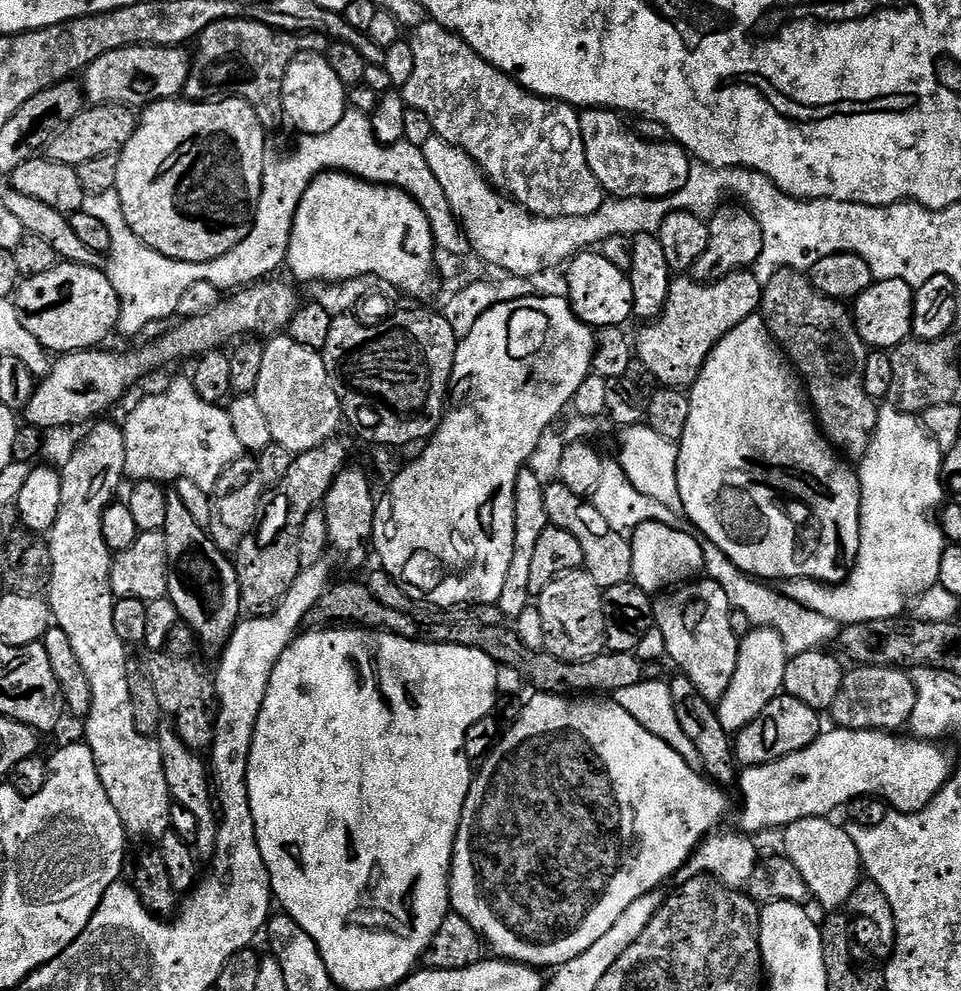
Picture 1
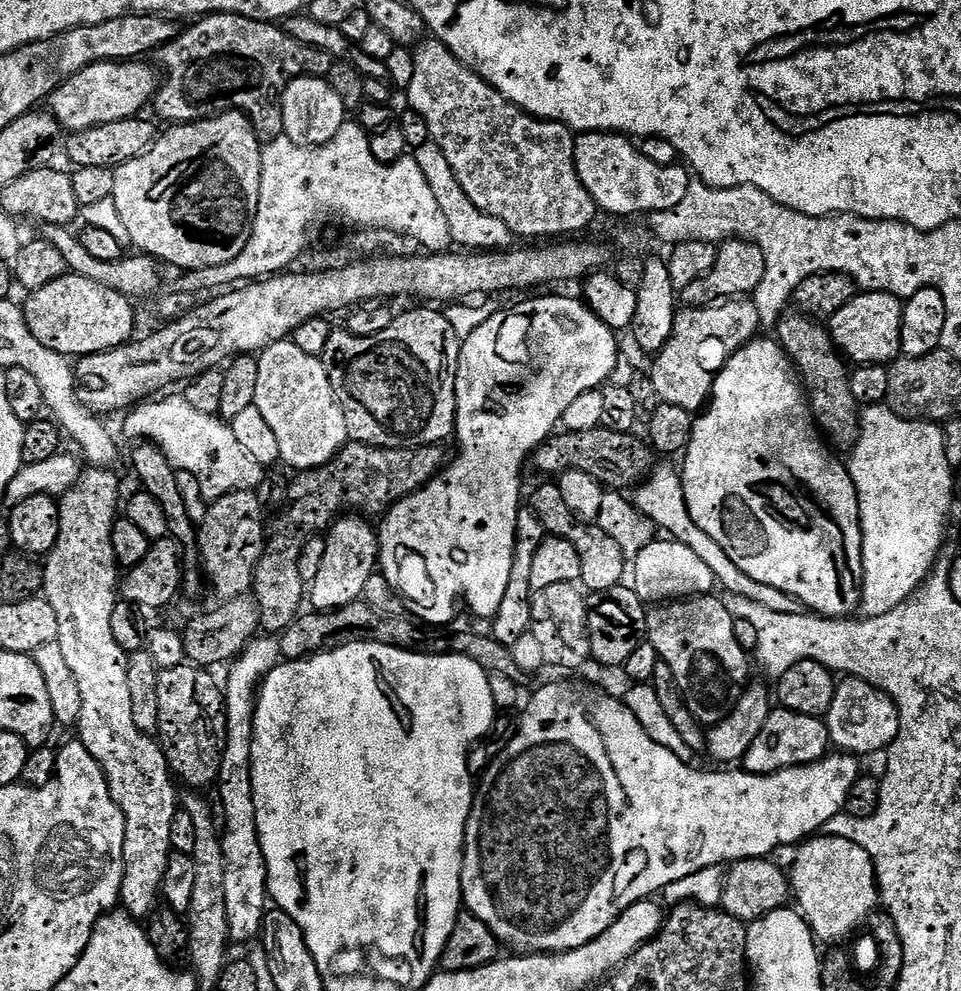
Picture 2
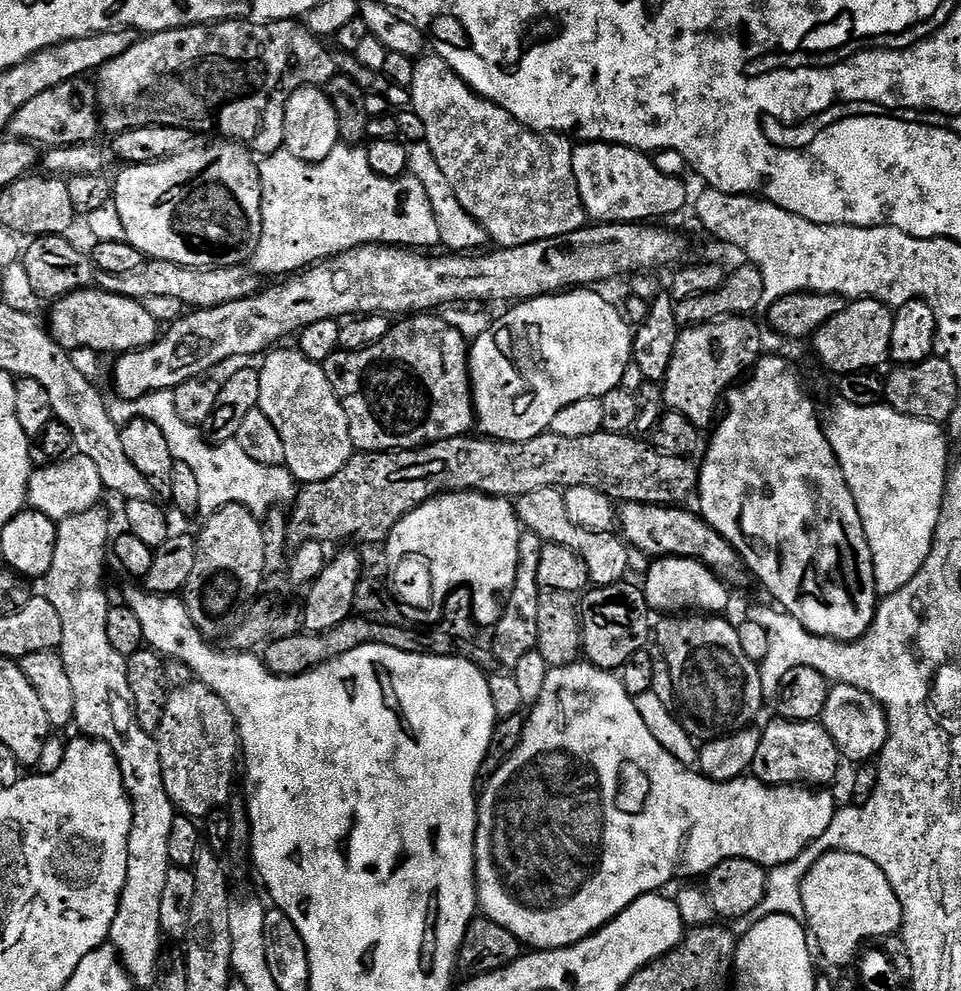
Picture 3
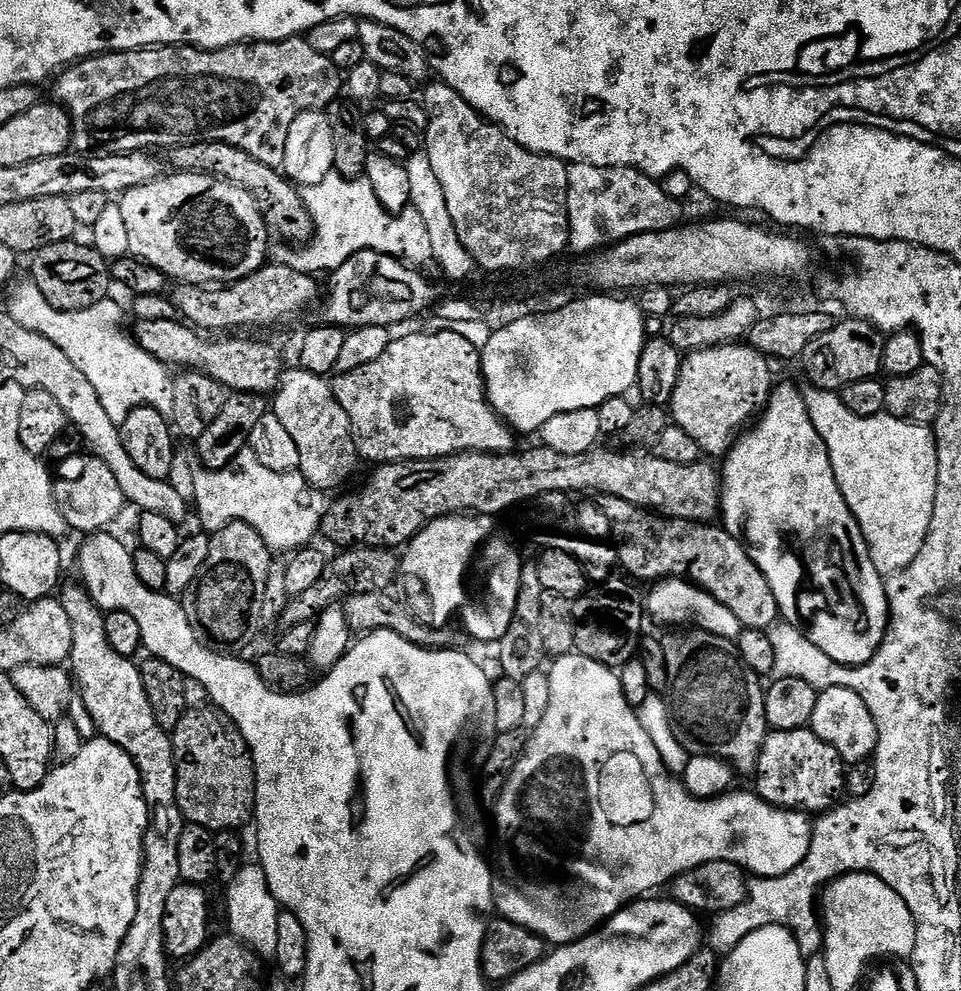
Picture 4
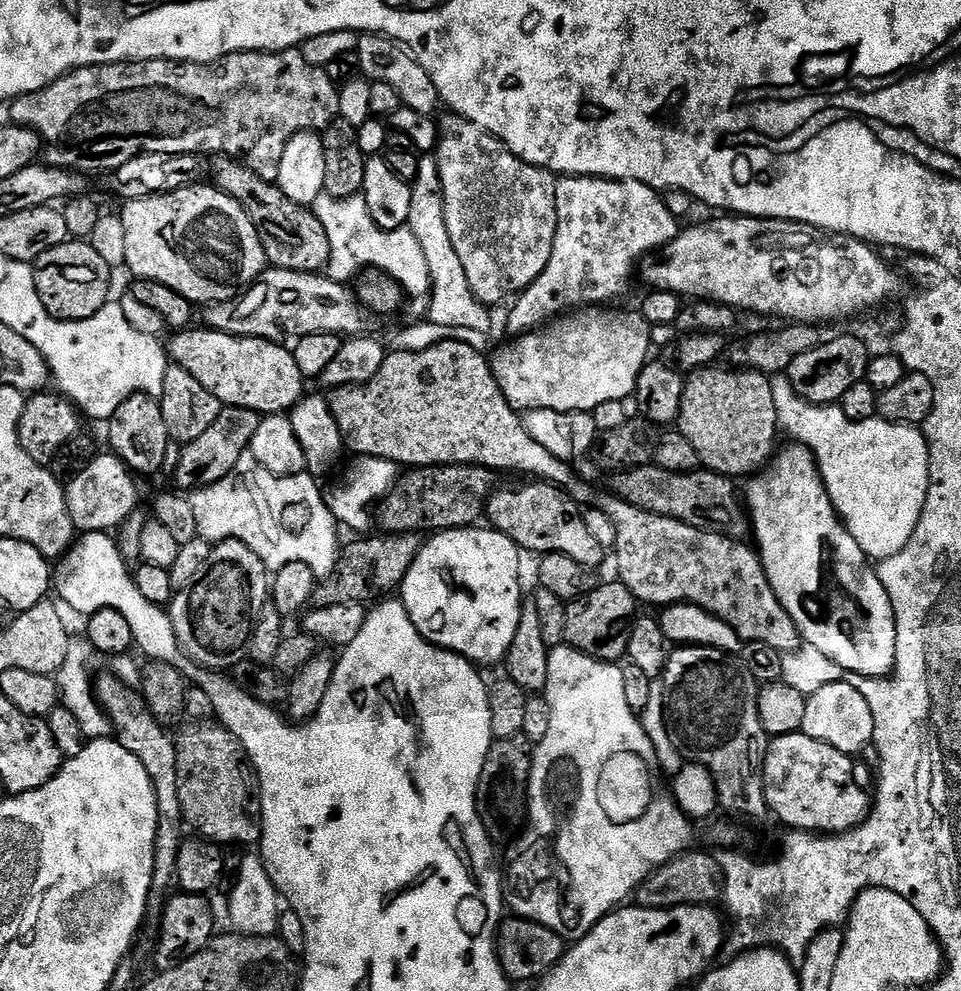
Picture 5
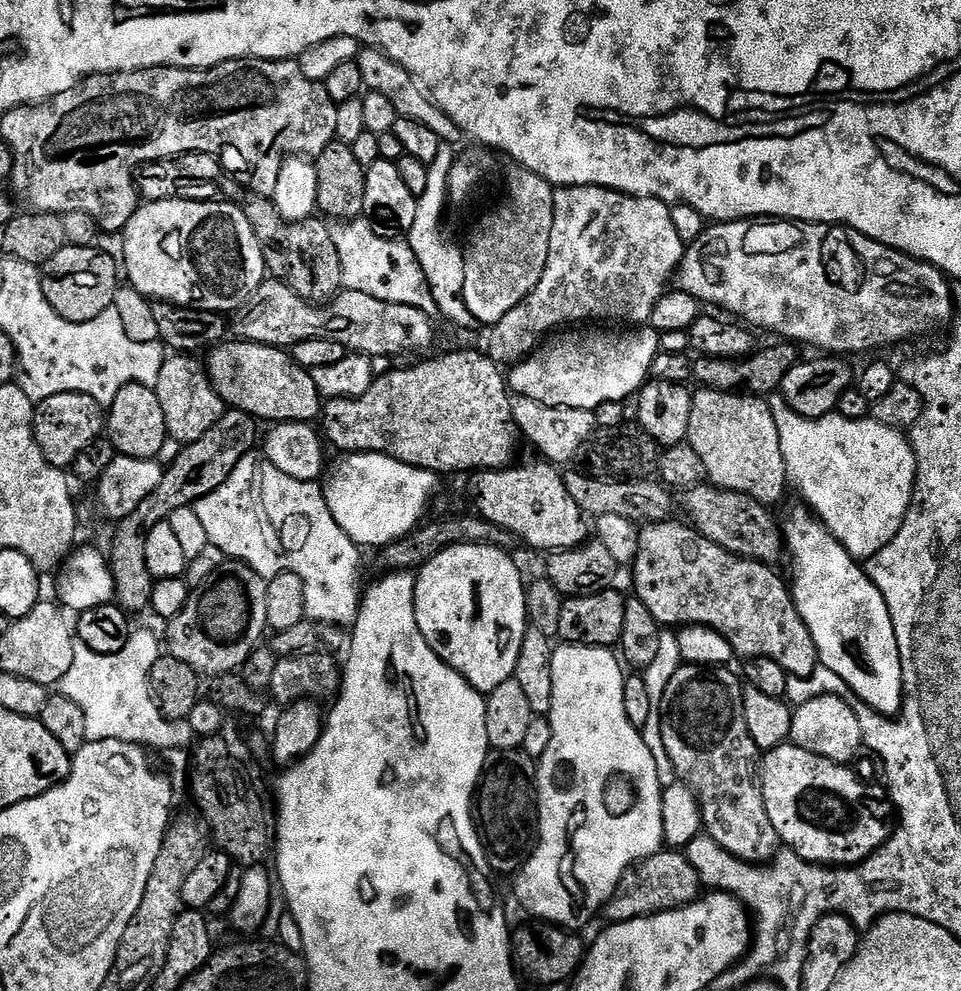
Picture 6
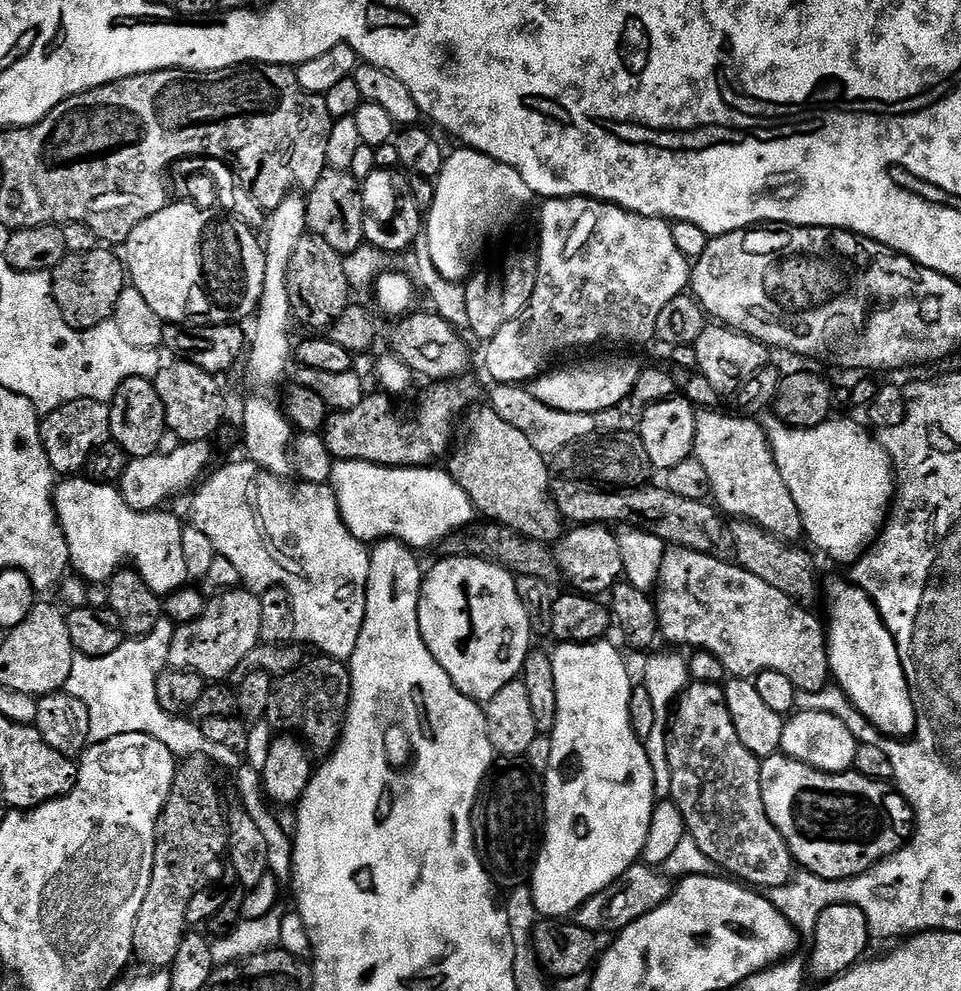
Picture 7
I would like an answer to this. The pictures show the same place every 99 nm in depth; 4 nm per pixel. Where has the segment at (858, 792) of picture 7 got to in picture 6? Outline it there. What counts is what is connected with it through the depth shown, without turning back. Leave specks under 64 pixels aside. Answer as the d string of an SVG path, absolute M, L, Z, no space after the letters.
M791 742L763 753L758 775L766 814L770 814L770 822L774 822L779 843L795 856L801 856L807 864L855 866L881 848L890 835L894 824L894 805L889 793L880 787L870 789L868 796L864 796L863 782L850 769L848 764L835 764Z

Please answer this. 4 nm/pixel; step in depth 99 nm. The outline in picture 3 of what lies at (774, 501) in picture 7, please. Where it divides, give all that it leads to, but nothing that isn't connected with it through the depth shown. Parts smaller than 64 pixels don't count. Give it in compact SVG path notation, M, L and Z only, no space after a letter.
M726 316L722 320L712 321L711 324L699 324L693 328L683 329L674 346L674 358L670 358L670 370L666 370L666 378L662 381L665 404L663 407L682 414L701 430L711 429L717 419L716 407L719 404L721 407L726 393L737 381L747 377L760 361L760 357L765 355L762 328L754 321L755 319L746 316Z

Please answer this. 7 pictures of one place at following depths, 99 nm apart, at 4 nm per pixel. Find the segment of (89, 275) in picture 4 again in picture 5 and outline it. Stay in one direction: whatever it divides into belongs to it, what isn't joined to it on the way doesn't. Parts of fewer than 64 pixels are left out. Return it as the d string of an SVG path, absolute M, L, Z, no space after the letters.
M72 238L62 246L54 246L54 250L46 250L46 254L42 254L34 262L32 273L38 298L42 298L42 306L46 306L48 313L58 320L85 320L98 314L98 310L102 310L102 306L109 303L108 291L112 288L112 268L108 265L107 258L90 245L91 243Z

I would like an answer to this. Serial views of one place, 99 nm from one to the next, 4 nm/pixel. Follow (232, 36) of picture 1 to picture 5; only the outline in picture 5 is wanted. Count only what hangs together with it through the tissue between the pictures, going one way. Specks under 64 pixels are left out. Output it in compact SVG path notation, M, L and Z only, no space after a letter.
M286 48L283 52L235 52L232 56L224 56L220 60L213 60L211 64L187 64L185 60L130 60L119 64L92 64L89 68L75 68L62 78L58 78L53 84L48 84L42 90L22 94L11 101L7 119L13 124L19 124L21 128L31 128L40 135L40 143L43 145L42 156L49 165L67 168L71 172L91 174L90 172L106 172L112 174L122 167L130 158L140 156L143 152L161 152L162 154L219 154L231 156L233 160L240 161L258 178L271 180L278 178L282 166L282 154L290 142L300 132L319 133L328 127L340 114L340 89L330 79L327 71L316 68L310 62L306 62L303 51L296 48Z

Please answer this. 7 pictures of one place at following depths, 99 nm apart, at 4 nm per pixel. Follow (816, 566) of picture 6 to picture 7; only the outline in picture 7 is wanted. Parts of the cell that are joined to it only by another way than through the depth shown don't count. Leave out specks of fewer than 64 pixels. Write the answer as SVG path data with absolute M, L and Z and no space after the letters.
M847 579L836 580L828 588L828 596L836 600L832 604L832 617L826 620L828 638L828 666L835 683L843 690L845 697L851 700L868 723L874 725L888 738L908 738L916 731L916 707L902 670L898 646L890 630L884 625L884 619L871 598L861 588Z

